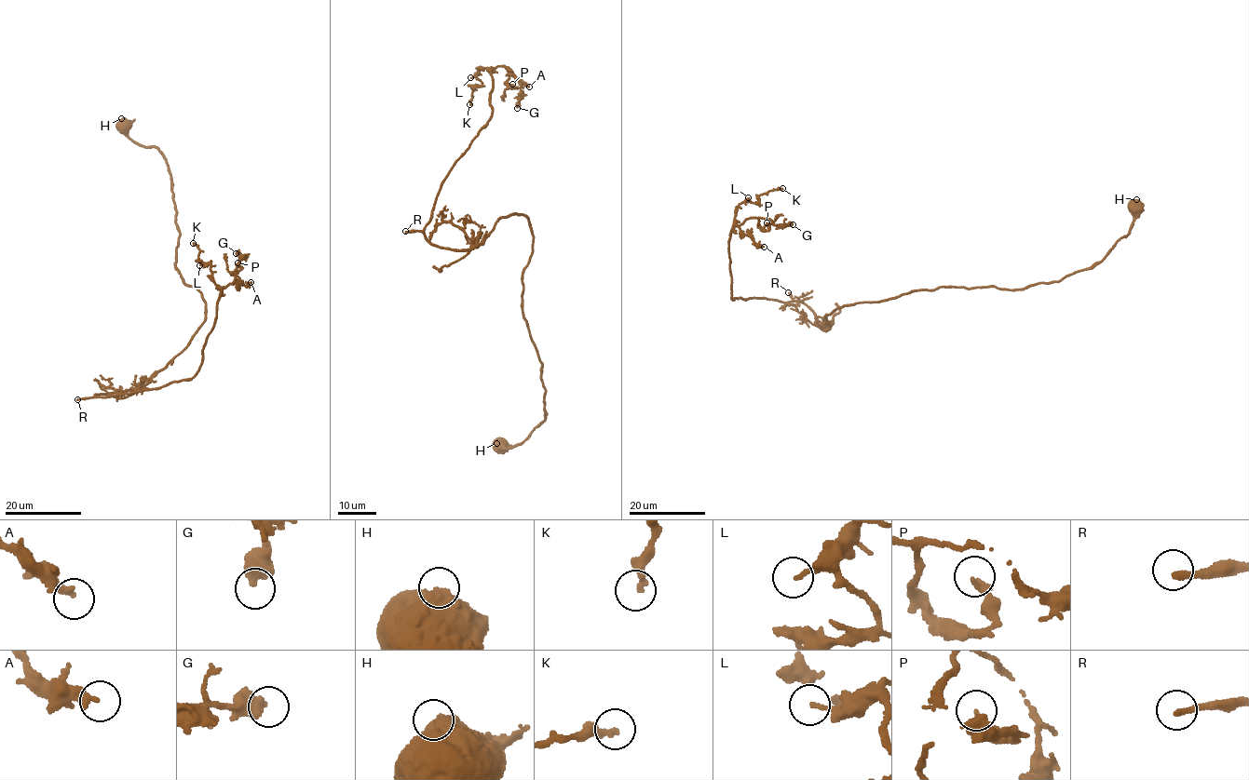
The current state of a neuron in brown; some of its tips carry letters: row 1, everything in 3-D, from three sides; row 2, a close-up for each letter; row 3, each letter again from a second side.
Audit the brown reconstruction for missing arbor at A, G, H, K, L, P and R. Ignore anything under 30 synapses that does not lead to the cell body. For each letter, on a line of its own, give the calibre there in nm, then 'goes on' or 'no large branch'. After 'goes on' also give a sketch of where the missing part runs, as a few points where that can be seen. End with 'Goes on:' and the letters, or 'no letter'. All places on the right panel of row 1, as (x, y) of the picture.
A: 280 nm | no large branch
G: 550 nm | no large branch
H: 950 nm | no large branch
K: 240 nm | no large branch
L: 180 nm | no large branch
P: 260 nm | no large branch
R: 240 nm | goes on | (788, 292), (733, 270), (672, 202), (658, 103), (685, 81), (719, 74)
Goes on: R

